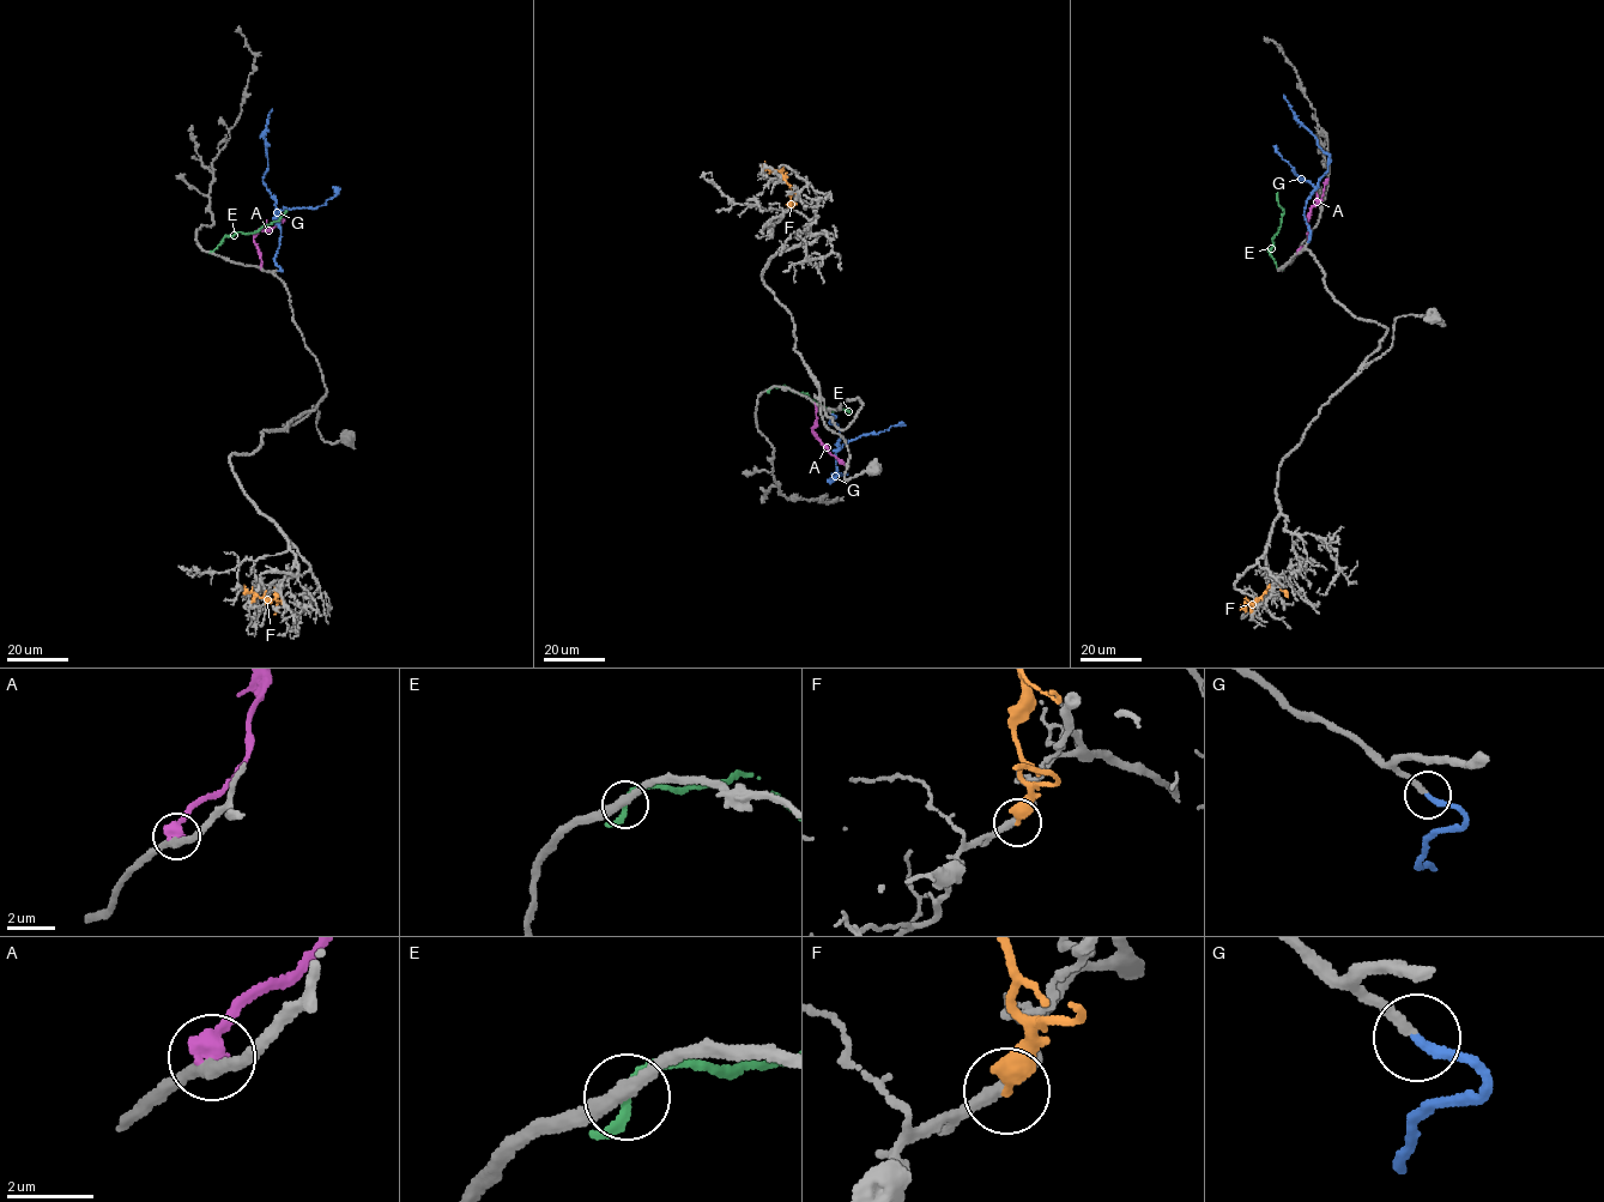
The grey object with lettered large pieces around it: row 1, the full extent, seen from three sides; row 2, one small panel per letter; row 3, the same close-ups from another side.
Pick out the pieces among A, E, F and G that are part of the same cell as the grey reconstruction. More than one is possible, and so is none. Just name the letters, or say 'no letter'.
G

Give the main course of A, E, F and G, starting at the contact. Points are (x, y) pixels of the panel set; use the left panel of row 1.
A: (260, 267), (260, 249), (253, 235), (261, 229), (271, 230), (284, 219)
E: (211, 252), (225, 236), (256, 231), (278, 219), (286, 210)
F: (274, 590), (276, 598), (268, 600), (249, 593), (243, 585)
G: (277, 270), (282, 228), (262, 177), (264, 131), (272, 109)

